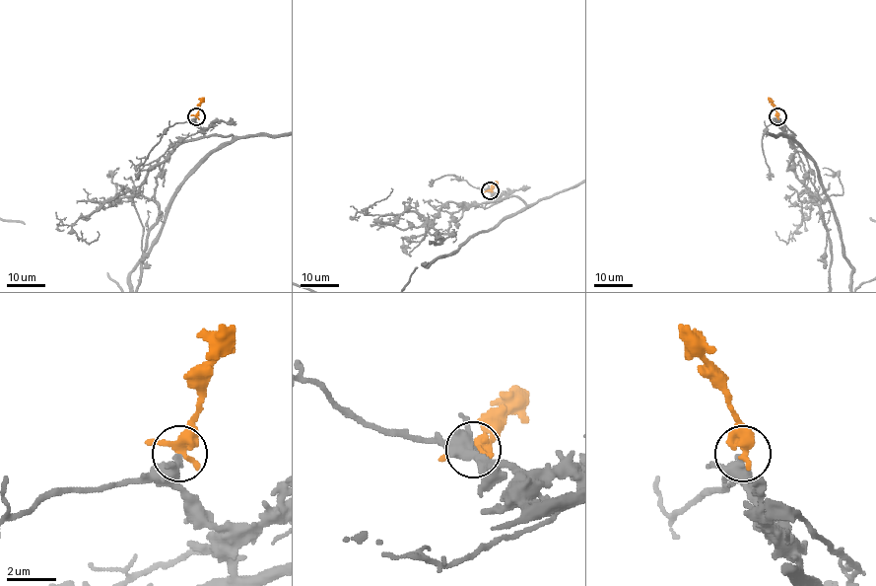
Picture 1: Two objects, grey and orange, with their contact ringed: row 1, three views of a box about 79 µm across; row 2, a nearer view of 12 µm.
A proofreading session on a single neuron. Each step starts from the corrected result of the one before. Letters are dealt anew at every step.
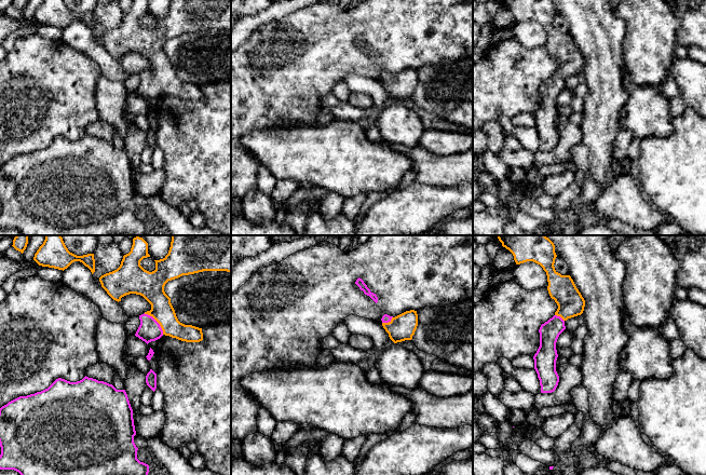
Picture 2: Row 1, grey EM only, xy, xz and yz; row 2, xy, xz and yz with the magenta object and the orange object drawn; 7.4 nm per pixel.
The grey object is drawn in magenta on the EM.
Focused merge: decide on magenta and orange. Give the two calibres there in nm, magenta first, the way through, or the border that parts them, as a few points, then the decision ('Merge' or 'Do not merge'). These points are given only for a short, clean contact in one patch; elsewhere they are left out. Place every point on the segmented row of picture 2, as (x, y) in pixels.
Thickness 160 nm (magenta) against 180 nm. Path across: xy (149, 329), (157, 322), (157, 297), (152, 289). Merge

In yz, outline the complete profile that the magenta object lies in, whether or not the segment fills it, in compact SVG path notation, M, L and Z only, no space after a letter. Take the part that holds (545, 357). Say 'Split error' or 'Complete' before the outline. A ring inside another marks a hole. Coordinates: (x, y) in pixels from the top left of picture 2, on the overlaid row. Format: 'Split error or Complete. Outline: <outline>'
Split error. Outline: M498 235L498 239L502 246L513 254L516 264L533 261L543 268L547 275L548 294L558 306L555 315L539 329L540 347L533 356L541 393L552 393L559 382L556 371L557 339L566 329L565 322L583 313L585 300L571 276L561 275L555 270L557 255L555 245L548 238L545 235Z

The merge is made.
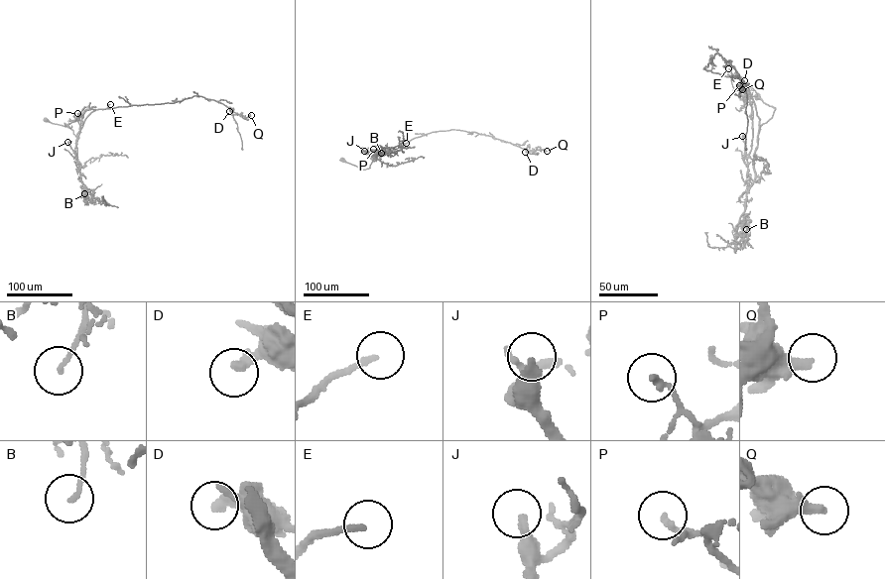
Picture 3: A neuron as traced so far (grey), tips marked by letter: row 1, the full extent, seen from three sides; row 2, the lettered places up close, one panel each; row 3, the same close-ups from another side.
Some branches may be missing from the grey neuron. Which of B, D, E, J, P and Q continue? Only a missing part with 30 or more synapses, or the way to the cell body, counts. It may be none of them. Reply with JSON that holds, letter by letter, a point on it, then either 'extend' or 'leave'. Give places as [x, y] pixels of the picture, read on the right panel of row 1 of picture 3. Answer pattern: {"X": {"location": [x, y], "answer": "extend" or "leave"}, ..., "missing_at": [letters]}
{"B": {"location": [746, 229], "answer": "leave"}, "D": {"location": [744, 80], "answer": "leave"}, "E": {"location": [728, 68], "answer": "extend"}, "J": {"location": [742, 136], "answer": "extend"}, "P": {"location": [739, 85], "answer": "leave"}, "Q": {"location": [742, 89], "answer": "leave"}, "missing_at": ["E", "J"]}

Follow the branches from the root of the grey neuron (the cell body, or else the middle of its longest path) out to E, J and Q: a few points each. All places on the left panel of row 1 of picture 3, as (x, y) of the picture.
E: (46, 119), (68, 126), (76, 138), (85, 118), (110, 104)
J: (46, 119), (72, 131), (79, 167), (67, 142)
Q: (46, 119), (68, 126), (76, 138), (96, 109), (197, 95), (223, 103), (232, 114), (251, 115)

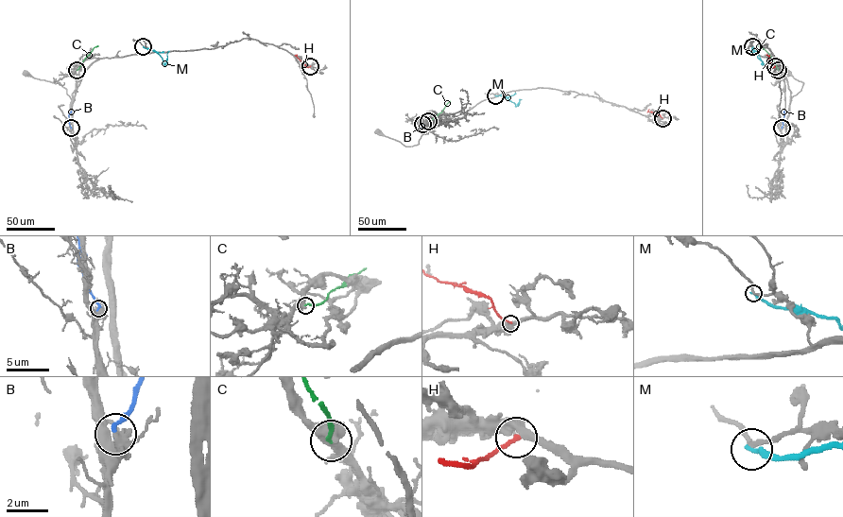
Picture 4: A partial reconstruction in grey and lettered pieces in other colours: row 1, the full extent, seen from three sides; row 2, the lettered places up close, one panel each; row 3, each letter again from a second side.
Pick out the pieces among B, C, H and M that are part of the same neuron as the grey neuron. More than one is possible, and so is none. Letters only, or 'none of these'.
none of these

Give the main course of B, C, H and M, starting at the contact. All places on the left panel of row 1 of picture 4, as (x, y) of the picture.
B: (71, 128), (69, 113), (71, 111)
C: (77, 70), (98, 45)
H: (310, 66), (306, 66), (297, 54)
M: (143, 46), (155, 51), (164, 64), (169, 51)

